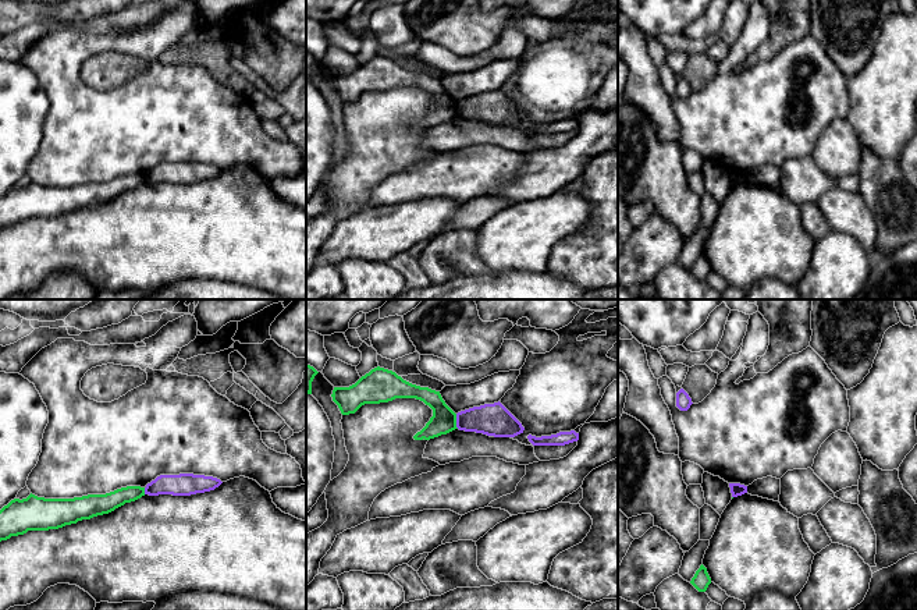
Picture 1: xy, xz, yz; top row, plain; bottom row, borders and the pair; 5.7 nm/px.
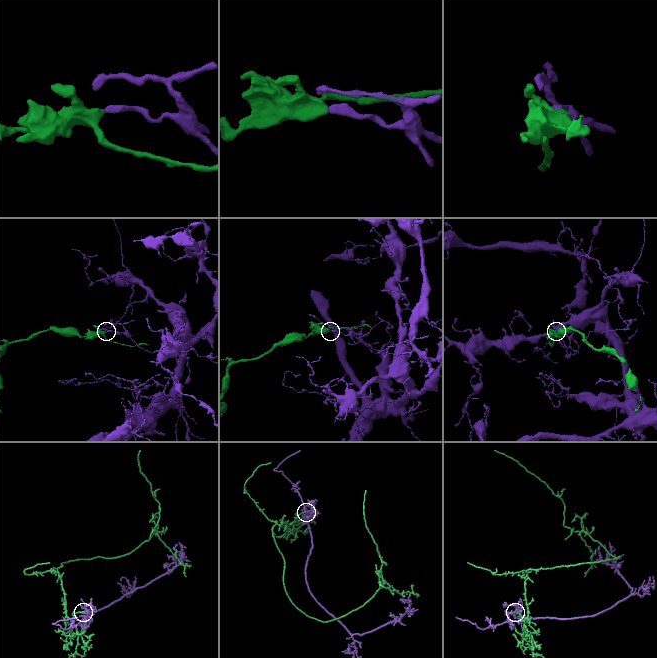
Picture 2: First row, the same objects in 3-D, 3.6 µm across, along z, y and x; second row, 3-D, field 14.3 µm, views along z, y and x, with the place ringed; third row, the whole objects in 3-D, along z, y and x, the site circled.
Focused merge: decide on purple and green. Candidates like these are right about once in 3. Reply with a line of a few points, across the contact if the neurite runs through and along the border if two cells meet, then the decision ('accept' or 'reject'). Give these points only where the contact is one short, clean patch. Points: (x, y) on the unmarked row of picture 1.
xz (455, 102), (455, 113), (458, 116) | reject

